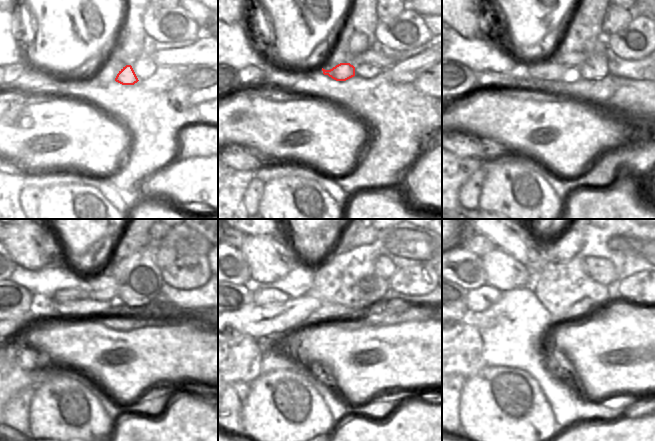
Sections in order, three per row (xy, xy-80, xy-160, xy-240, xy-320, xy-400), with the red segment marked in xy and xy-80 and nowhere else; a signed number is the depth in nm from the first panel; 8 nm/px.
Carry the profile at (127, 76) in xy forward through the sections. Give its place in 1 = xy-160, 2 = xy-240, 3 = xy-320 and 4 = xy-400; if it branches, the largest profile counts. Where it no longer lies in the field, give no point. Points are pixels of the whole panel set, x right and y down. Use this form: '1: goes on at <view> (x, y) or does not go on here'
1: goes on at xy-160 (547, 70)
2: goes on at xy-240 (64, 295)
3: goes on at xy-320 (261, 297)
4: goes on at xy-400 (479, 300)

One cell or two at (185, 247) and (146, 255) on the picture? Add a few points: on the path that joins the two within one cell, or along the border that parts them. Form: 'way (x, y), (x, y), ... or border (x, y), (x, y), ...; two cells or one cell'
way (175, 242), (162, 242), (155, 245); one cell

